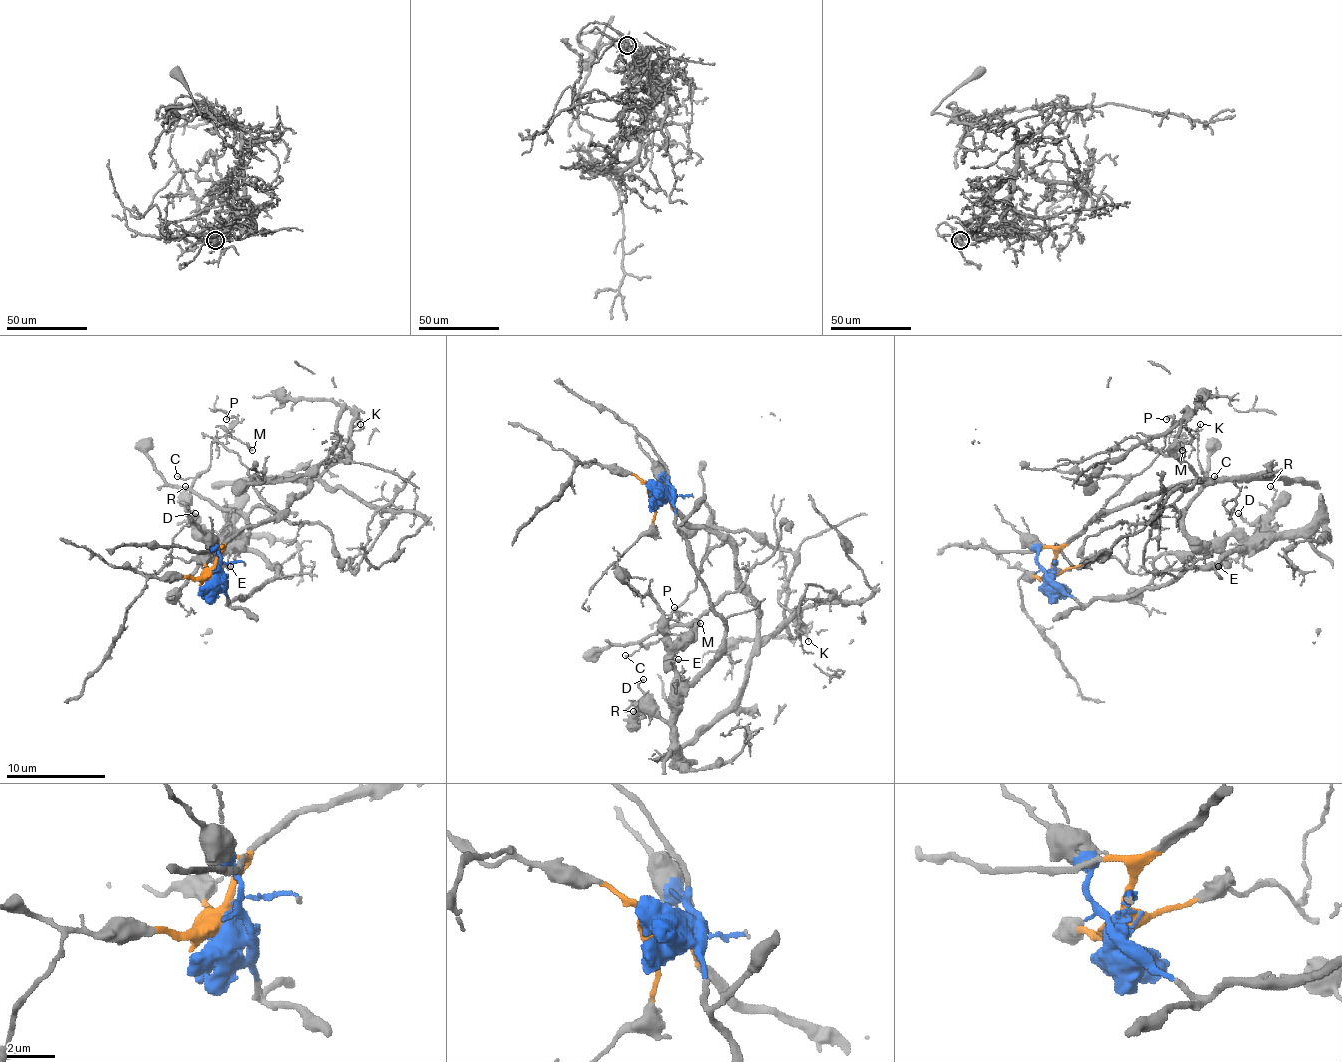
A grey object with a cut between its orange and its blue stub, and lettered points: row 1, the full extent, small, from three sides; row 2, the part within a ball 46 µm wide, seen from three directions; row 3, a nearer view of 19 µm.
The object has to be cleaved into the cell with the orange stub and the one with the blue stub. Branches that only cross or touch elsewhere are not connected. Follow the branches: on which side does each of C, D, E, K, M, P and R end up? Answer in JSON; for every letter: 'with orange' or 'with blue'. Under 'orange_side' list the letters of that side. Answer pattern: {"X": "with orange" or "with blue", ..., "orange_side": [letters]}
{"C": "with blue", "D": "with blue", "E": "with blue", "K": "with orange", "M": "with blue", "P": "with orange", "R": "with blue", "orange_side": ["K", "P"]}

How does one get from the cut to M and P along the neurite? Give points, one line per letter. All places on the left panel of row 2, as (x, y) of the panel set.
M: (213, 574), (228, 604), (278, 572), (223, 542), (248, 530), (191, 485), (216, 438), (253, 451)
P: (213, 572), (216, 555), (241, 530), (278, 513), (226, 446), (233, 421), (226, 418)

